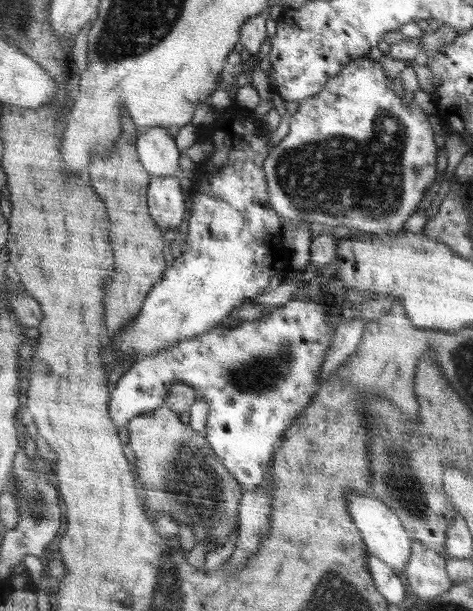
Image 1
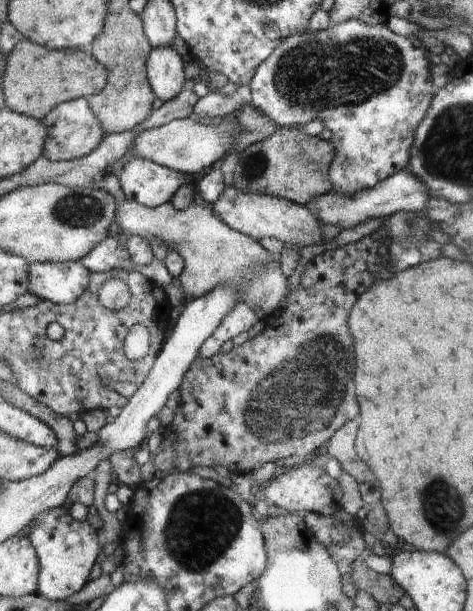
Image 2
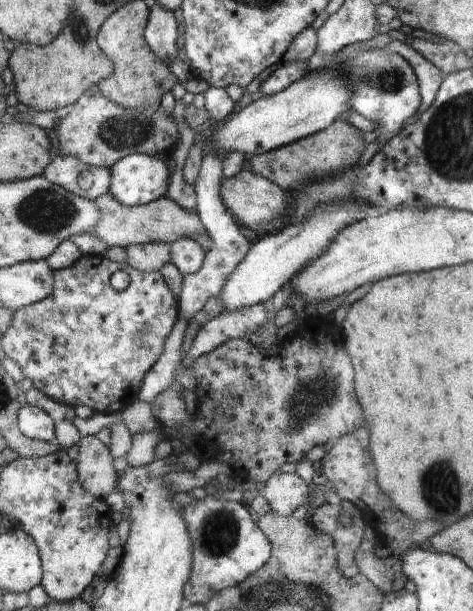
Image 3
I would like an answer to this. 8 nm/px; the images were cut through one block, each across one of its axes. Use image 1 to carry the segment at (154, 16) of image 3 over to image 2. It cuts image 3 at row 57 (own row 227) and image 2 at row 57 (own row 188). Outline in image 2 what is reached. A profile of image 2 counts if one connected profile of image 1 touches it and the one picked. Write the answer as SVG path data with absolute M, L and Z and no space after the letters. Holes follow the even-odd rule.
M171 46L153 50L149 58L149 78L157 98L165 103L182 92L187 80L184 69L182 58Z

